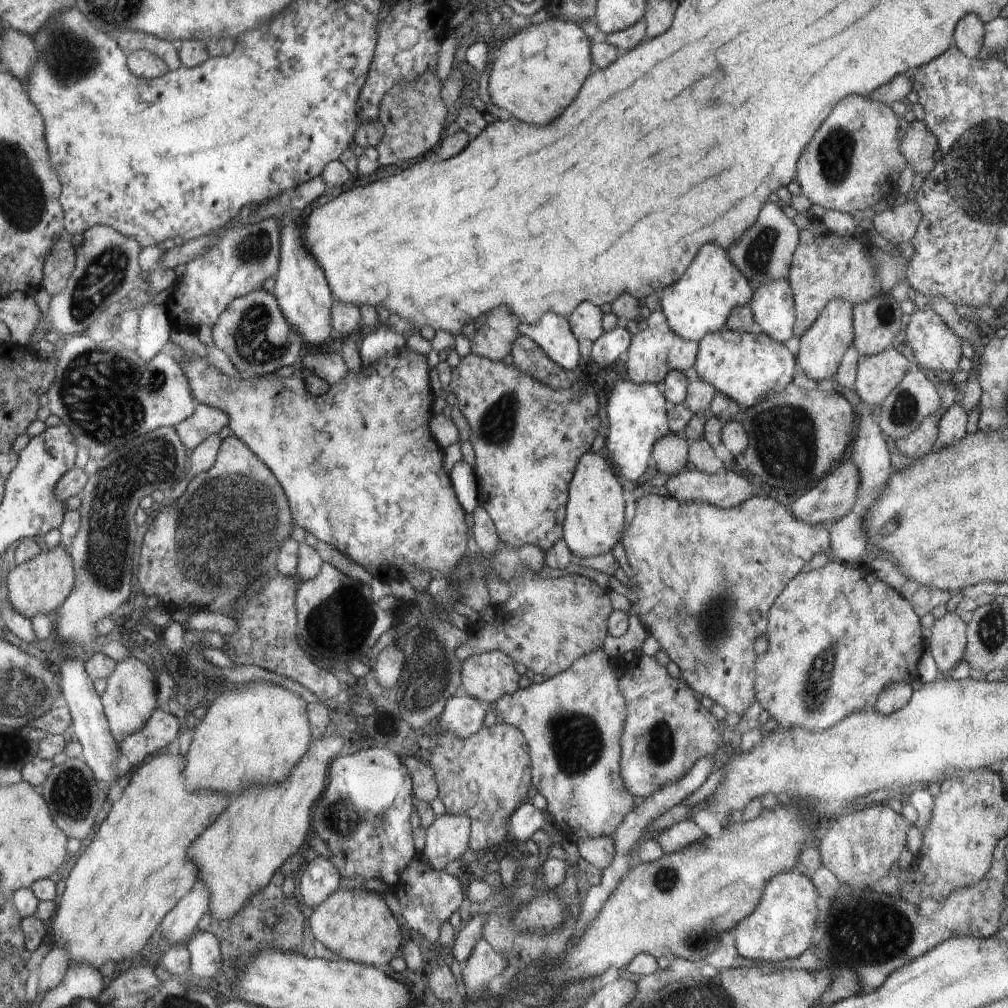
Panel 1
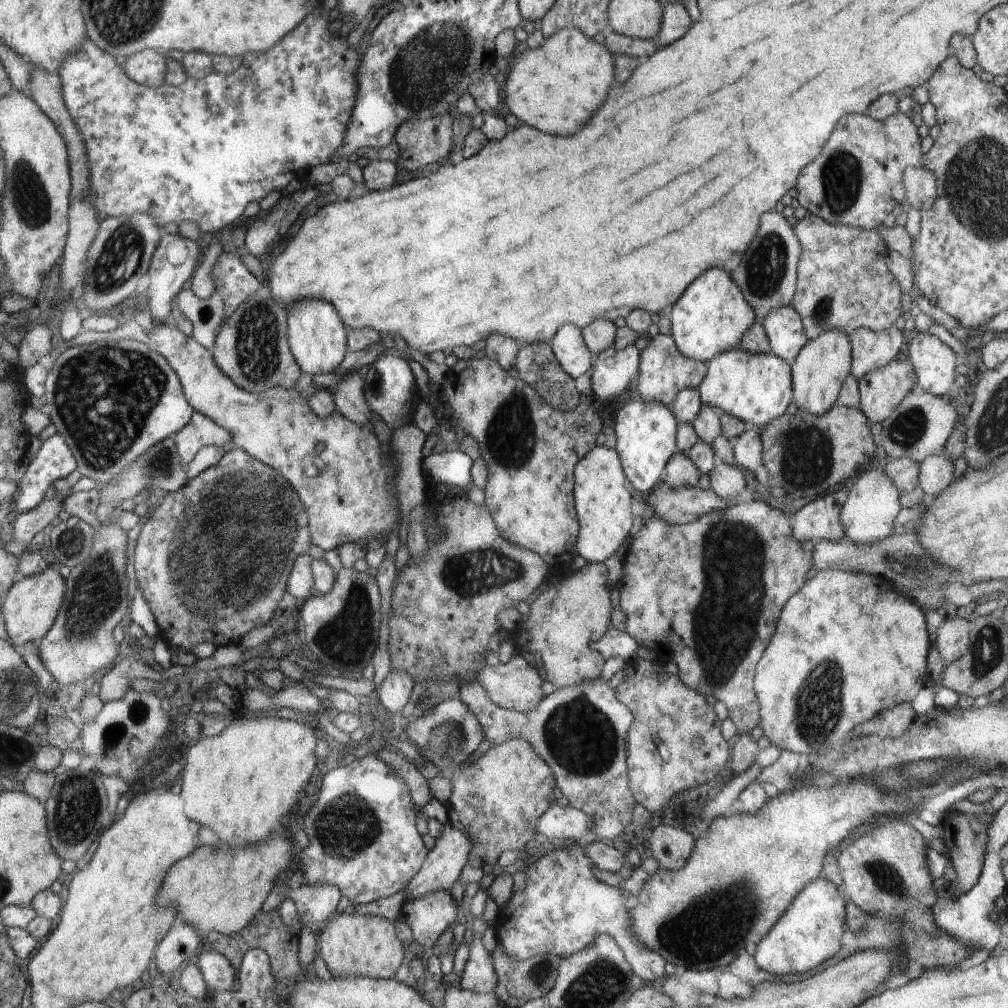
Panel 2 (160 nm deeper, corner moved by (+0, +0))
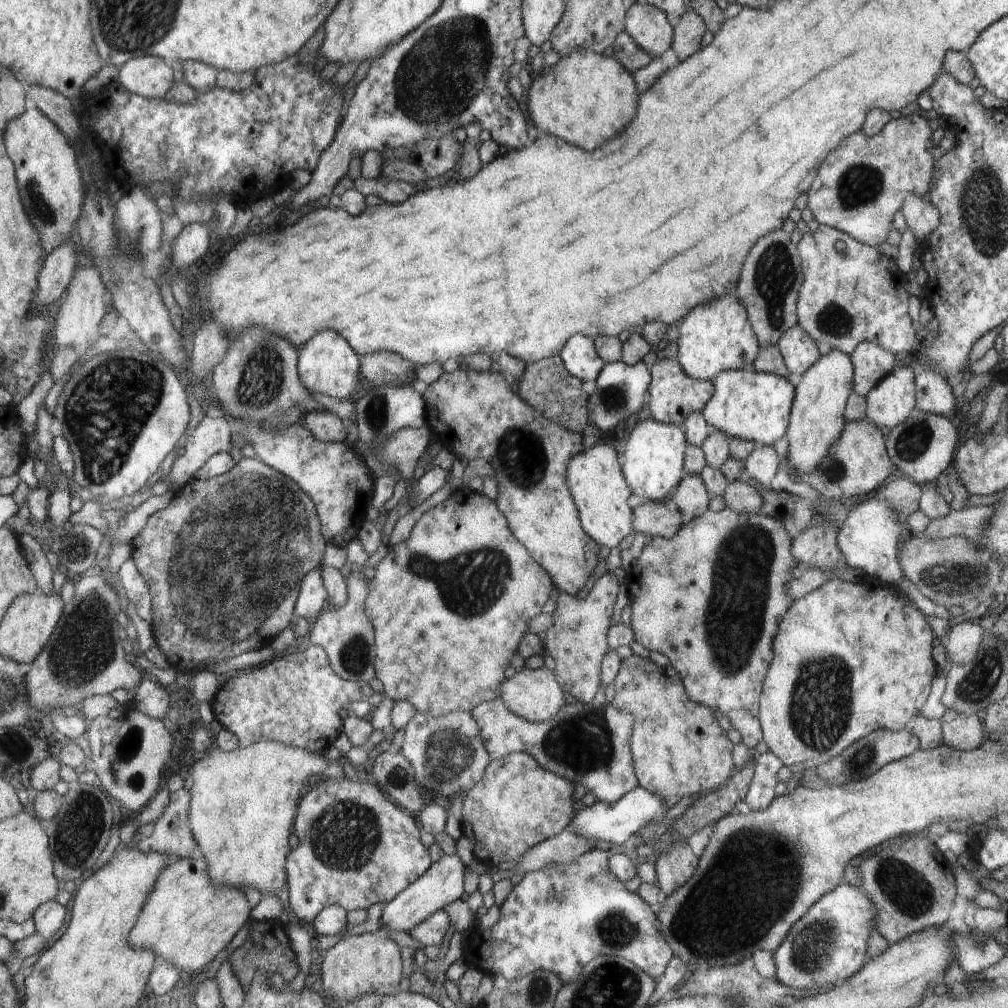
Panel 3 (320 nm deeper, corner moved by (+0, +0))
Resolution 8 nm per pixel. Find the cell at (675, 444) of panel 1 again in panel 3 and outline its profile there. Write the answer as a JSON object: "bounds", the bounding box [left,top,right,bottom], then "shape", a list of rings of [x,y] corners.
{"bounds":[674,476,710,519],"shape":[[[684,476],[677,488],[674,502],[685,519],[704,517],[708,512],[710,496],[700,476]]]}

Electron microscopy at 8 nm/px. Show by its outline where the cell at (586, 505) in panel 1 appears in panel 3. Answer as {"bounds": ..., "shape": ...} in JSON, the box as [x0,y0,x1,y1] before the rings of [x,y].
{"bounds":[568,442,632,551],"shape":[[[602,442],[586,448],[582,456],[573,456],[568,466],[568,487],[580,513],[581,524],[605,551],[618,546],[632,532],[632,512],[626,504],[630,488],[622,476],[618,454]]]}

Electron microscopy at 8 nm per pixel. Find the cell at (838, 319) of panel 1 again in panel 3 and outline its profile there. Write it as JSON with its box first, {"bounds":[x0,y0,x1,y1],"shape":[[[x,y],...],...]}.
{"bounds":[788,351,853,475],"shape":[[[840,351],[824,355],[796,381],[796,396],[790,419],[788,451],[789,466],[800,475],[812,475],[828,459],[828,452],[841,439],[844,430],[845,406],[853,392],[853,364],[850,357]]]}

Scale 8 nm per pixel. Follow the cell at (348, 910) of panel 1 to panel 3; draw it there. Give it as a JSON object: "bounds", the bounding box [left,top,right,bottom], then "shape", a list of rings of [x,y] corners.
{"bounds":[316,931,402,1007],"shape":[[[382,931],[353,936],[338,941],[329,950],[320,955],[320,962],[317,964],[316,970],[321,972],[325,994],[330,998],[334,998],[334,1000],[338,1000],[342,1007],[350,1005],[358,996],[361,997],[362,995],[370,995],[372,993],[376,995],[396,995],[400,993],[400,988],[398,988],[398,984],[402,980],[400,952],[398,952],[396,943]]]}

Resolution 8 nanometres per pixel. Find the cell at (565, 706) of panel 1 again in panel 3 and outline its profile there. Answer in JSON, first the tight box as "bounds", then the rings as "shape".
{"bounds":[471,698,639,804],"shape":[[[500,698],[489,703],[482,703],[474,708],[471,715],[476,718],[477,724],[480,726],[481,739],[492,759],[502,759],[517,753],[528,753],[538,761],[542,768],[582,784],[584,788],[595,794],[598,801],[608,804],[624,798],[638,786],[639,780],[636,780],[636,776],[634,776],[635,766],[631,748],[633,714],[619,711],[611,704],[596,706],[592,701],[585,703],[577,700],[576,704],[565,704],[565,708],[556,717],[537,723],[519,717]]]}

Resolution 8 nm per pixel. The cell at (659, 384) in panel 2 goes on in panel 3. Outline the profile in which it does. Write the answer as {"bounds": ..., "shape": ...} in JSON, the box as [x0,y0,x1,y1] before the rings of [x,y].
{"bounds":[650,358,715,427],"shape":[[[676,358],[663,360],[654,365],[651,371],[650,412],[656,421],[681,427],[689,415],[701,413],[715,394],[715,386],[710,381],[694,380],[688,376]]]}

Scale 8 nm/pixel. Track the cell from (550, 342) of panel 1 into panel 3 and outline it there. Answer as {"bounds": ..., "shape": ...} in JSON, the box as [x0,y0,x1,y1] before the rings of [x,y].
{"bounds":[560,335,605,382],"shape":[[[574,335],[560,354],[567,371],[581,382],[596,380],[605,368],[596,352],[593,340],[584,335]]]}

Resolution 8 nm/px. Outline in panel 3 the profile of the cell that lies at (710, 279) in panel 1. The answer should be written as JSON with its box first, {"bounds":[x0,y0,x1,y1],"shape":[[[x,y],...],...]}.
{"bounds":[676,293,760,384],"shape":[[[729,293],[709,305],[699,305],[685,317],[678,332],[676,360],[694,380],[710,381],[713,384],[713,380],[725,371],[752,369],[760,352],[756,333],[735,293]]]}

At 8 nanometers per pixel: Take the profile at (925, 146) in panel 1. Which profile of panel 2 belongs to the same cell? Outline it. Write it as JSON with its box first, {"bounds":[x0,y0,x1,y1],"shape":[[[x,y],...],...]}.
{"bounds":[903,166,936,211],"shape":[[[908,166],[904,168],[903,184],[906,192],[908,204],[918,208],[919,211],[930,210],[934,200],[936,200],[936,176],[934,172],[926,168],[914,168]]]}

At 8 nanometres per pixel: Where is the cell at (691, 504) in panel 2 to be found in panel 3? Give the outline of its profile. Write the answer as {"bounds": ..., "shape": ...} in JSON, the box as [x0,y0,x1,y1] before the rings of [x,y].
{"bounds":[634,501,685,539],"shape":[[[648,501],[634,508],[634,530],[642,532],[647,539],[660,537],[673,539],[685,518],[681,512],[671,512],[664,504]]]}

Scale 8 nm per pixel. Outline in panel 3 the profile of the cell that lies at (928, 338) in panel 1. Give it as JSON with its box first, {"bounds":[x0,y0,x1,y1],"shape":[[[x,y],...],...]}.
{"bounds":[915,368,956,419],"shape":[[[928,368],[915,376],[915,408],[925,413],[952,419],[956,399],[952,394],[954,384]]]}

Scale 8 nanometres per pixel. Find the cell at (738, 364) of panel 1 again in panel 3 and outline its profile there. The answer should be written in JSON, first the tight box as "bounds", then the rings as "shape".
{"bounds":[701,369,796,447],"shape":[[[739,369],[738,371],[725,371],[713,380],[715,394],[709,404],[701,413],[714,428],[728,437],[736,437],[745,441],[754,441],[755,444],[773,447],[786,432],[788,416],[793,410],[792,396],[796,396],[790,380],[775,374],[754,373],[752,369]]]}

